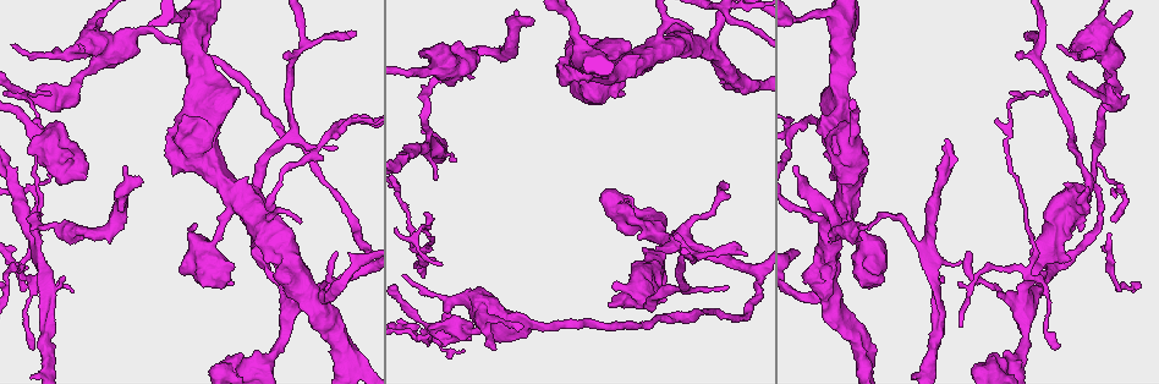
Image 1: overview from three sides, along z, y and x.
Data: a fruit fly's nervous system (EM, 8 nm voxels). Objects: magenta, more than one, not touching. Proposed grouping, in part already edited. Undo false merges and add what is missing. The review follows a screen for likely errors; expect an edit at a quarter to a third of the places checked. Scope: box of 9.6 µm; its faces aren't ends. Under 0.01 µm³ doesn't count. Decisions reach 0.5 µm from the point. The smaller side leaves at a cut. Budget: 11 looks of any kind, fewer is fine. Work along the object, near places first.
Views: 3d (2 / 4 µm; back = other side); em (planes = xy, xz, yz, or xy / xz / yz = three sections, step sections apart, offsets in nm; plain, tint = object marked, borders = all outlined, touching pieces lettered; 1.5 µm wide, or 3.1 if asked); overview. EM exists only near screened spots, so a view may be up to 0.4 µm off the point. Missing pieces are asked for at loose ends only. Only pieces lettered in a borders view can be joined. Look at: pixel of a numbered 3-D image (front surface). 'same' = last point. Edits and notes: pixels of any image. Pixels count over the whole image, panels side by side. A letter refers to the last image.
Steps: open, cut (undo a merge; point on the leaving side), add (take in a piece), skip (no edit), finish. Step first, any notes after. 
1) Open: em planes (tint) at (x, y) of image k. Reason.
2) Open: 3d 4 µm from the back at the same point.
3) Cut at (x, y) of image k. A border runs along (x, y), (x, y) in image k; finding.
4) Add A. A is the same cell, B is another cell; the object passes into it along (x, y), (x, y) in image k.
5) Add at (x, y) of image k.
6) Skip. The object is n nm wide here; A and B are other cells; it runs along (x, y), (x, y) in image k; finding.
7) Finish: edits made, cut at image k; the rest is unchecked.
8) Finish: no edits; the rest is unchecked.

Open: em xz step 8 (tint) at (196, 226) of image 1. Branch stops here.

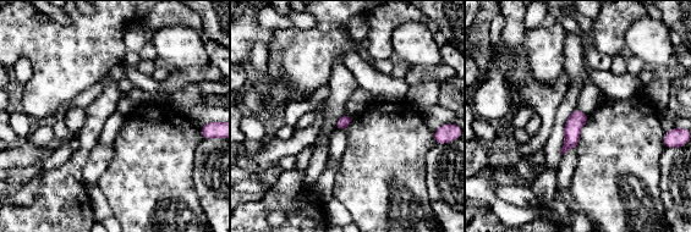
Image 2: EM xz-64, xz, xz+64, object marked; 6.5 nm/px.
Open: em planes (borders) at the same point. Cut it another way.

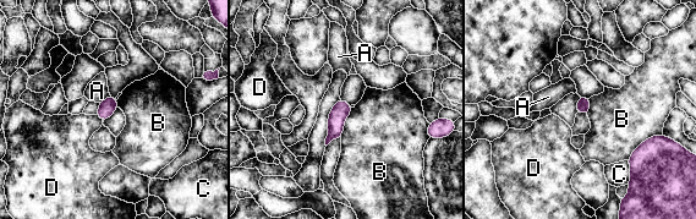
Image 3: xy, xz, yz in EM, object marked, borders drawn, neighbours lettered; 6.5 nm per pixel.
Skip. A, B, C and D are other cells; a border runs along (662, 133), (645, 140), (628, 160) in image 3; no lettered piece goes on from it.

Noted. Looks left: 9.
Open: em planes (tint) at (353, 33) of image 1. An open end.

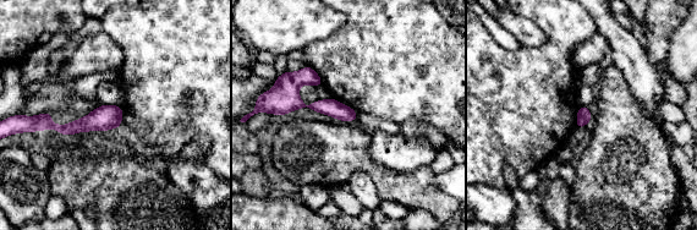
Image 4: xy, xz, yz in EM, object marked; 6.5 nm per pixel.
Open: em planes (borders) at the same point.

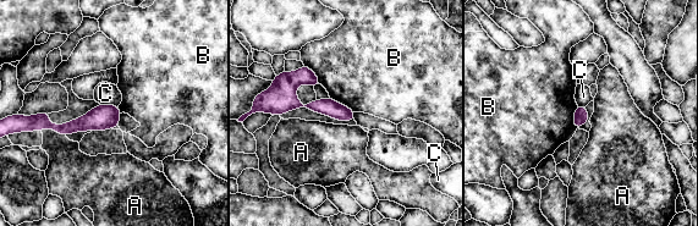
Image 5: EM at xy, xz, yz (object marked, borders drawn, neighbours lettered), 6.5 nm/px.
Skip. A, B and C are other cells; it runs along (116, 110), (67, 128), (38, 120) in image 5; none of them fits.

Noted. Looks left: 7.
Open: em planes (tint) at (580, 50) of image 1. Branch point.

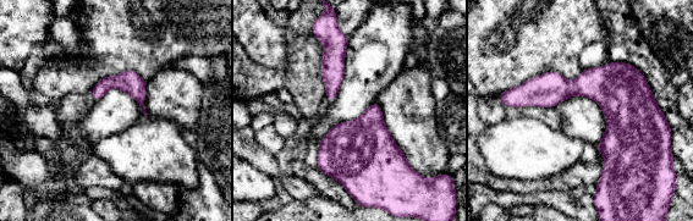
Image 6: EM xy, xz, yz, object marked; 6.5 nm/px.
Open: em planes (borders) at the same point.

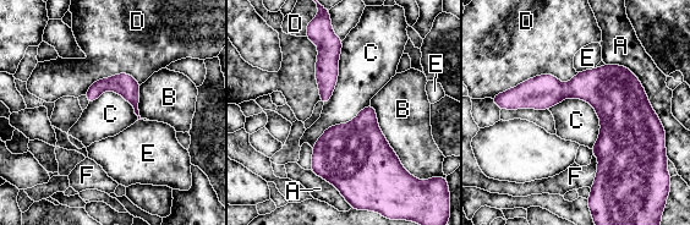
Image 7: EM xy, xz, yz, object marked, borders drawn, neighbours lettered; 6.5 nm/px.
Skip. The object is 300 nm wide here; A, B, C, D, E and F are other cells; a border runs along (548, 108), (585, 99), (595, 146) in image 7; all the same neuron.

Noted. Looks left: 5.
Open: em planes (tint) at (1101, 164) of image 1. Tapers out.

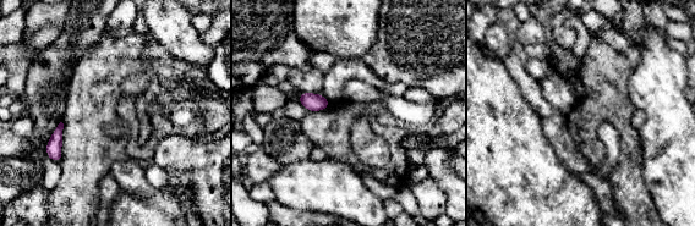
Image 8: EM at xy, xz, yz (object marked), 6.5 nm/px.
Open: em planes (borders) at the same point.

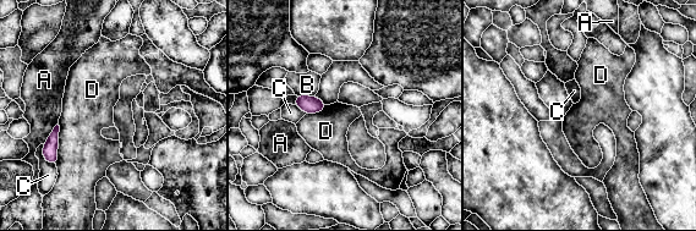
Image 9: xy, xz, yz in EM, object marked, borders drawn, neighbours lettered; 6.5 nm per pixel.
Skip. A, B, C and D are other cells; no lettered piece goes on from it.

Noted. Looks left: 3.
Finish: no edits; the rest is unchecked.

